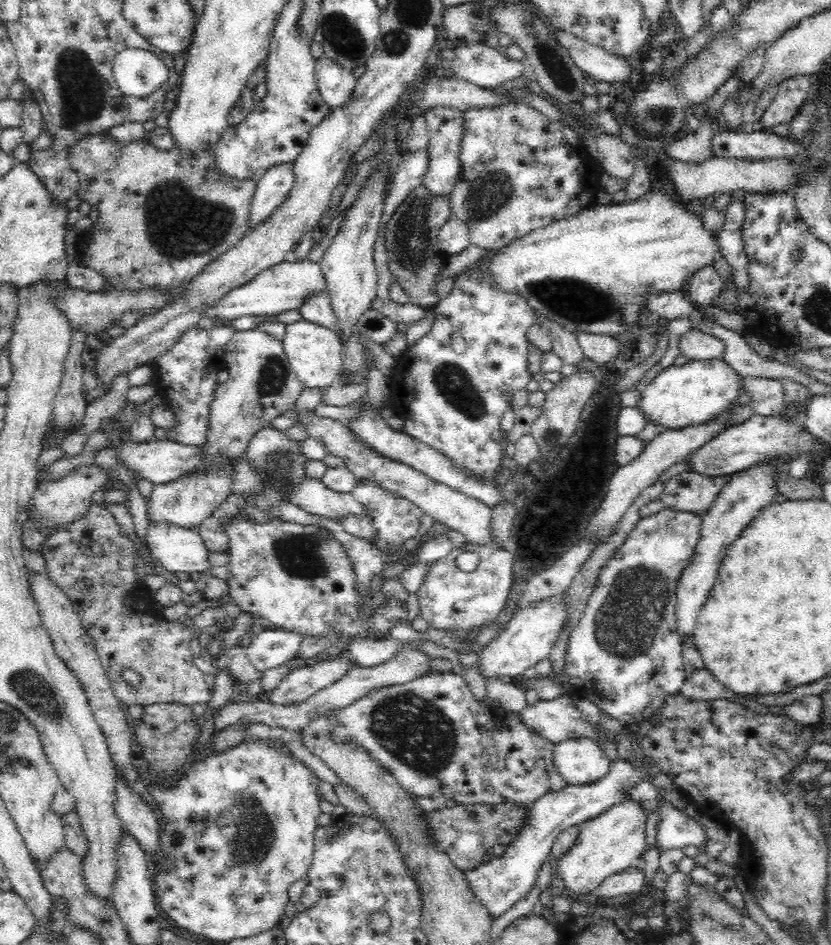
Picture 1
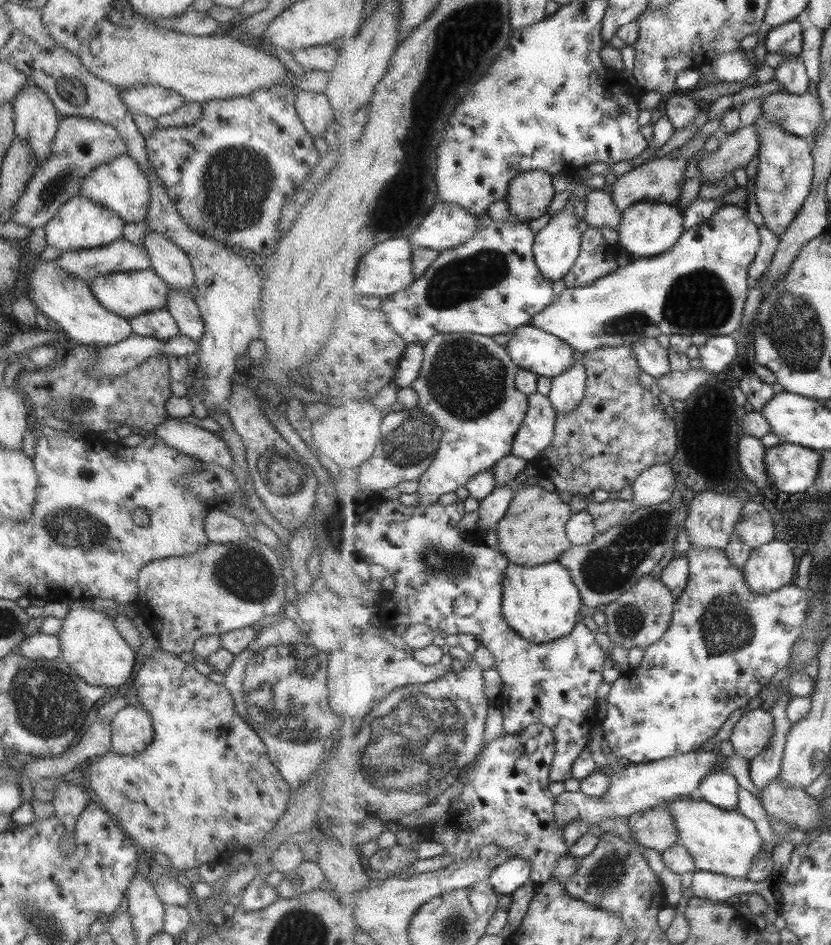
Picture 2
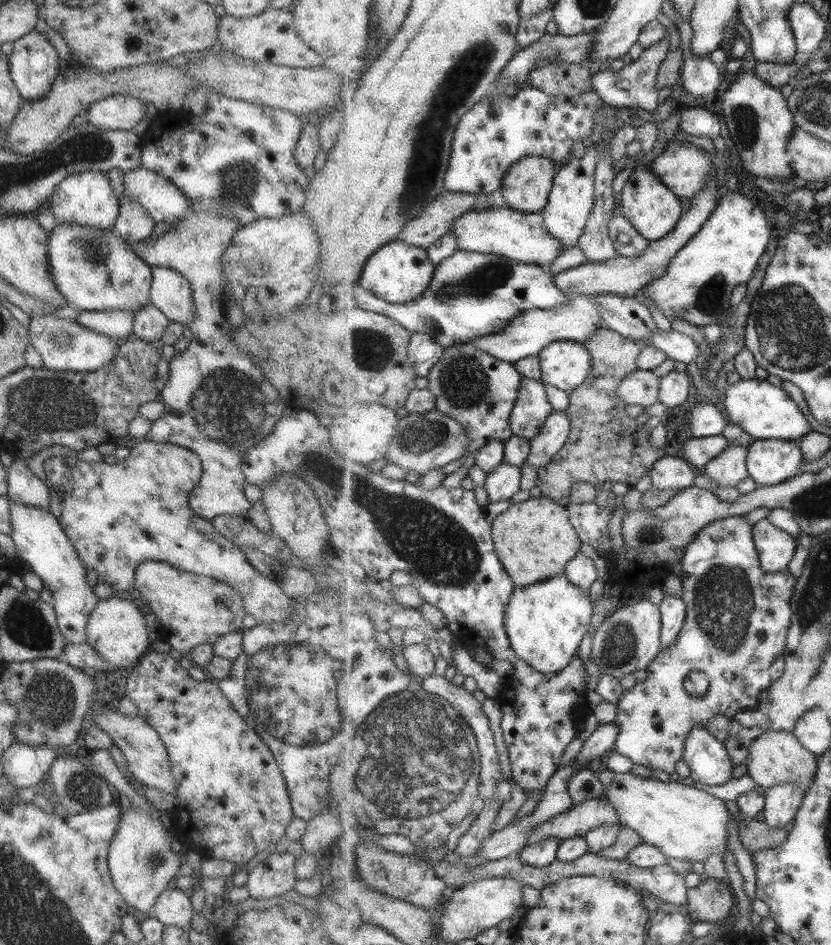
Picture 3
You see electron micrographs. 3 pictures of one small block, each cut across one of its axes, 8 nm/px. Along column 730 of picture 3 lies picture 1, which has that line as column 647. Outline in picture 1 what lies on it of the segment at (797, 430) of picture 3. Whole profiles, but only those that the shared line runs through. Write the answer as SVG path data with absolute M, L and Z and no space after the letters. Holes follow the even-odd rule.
M725 357L689 360L682 366L670 365L662 370L641 392L638 407L642 407L650 425L660 424L667 429L680 430L686 426L704 426L714 422L718 416L728 412L740 398L742 375L724 361Z

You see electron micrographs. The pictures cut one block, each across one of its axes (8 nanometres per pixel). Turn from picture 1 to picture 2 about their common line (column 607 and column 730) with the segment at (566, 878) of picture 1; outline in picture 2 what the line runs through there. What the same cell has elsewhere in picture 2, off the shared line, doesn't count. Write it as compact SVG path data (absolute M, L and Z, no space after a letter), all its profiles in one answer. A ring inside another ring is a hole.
M697 795L677 798L667 806L679 831L679 845L687 847L699 871L727 874L733 878L747 878L753 858L763 848L758 826L739 810L723 810Z

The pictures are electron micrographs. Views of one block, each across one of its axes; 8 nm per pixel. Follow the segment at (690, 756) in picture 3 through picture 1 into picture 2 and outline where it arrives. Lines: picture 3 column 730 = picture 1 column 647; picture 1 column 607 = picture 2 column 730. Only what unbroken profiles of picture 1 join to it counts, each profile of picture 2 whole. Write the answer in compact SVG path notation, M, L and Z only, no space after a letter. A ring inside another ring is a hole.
M717 768L709 776L705 776L699 786L698 795L701 799L723 808L723 810L738 810L739 786L737 778L727 772L727 768Z

